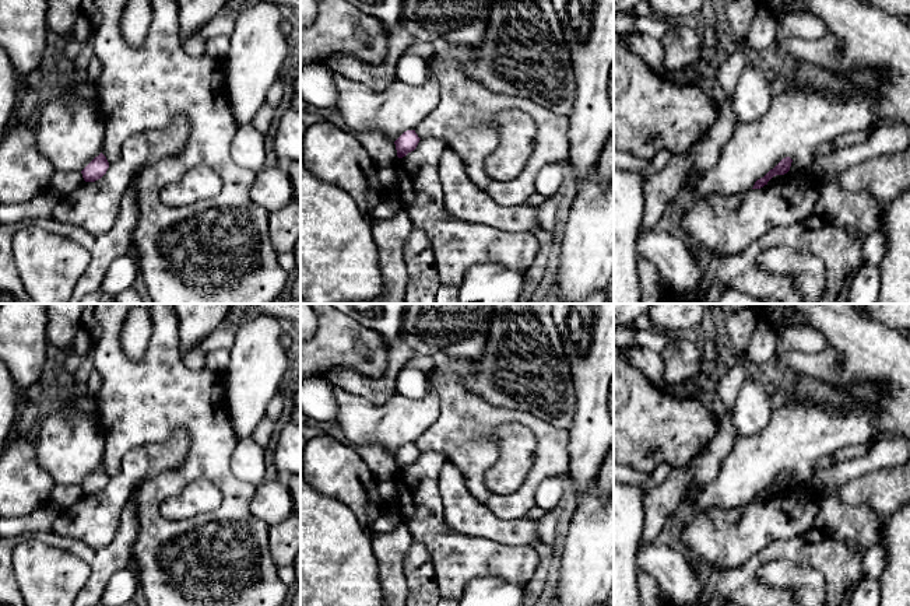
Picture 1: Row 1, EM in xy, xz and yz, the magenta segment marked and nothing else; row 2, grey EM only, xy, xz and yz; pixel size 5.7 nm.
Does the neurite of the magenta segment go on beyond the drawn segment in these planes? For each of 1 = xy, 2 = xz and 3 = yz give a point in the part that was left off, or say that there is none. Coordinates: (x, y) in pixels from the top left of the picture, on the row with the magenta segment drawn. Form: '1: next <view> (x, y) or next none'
1: next none
2: next none
3: next none

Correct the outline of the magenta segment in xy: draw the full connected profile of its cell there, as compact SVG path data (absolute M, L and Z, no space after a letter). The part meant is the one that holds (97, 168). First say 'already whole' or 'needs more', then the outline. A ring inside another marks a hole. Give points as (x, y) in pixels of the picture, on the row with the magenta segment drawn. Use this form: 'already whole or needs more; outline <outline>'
already whole; outline M101 153L81 171L81 174L85 182L95 182L106 174L108 168L109 162Z

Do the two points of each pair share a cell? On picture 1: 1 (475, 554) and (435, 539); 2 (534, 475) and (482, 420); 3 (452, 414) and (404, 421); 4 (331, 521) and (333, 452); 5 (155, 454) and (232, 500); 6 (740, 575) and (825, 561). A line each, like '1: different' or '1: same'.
1: same
2: same
3: different
4: different
5: different
6: same

